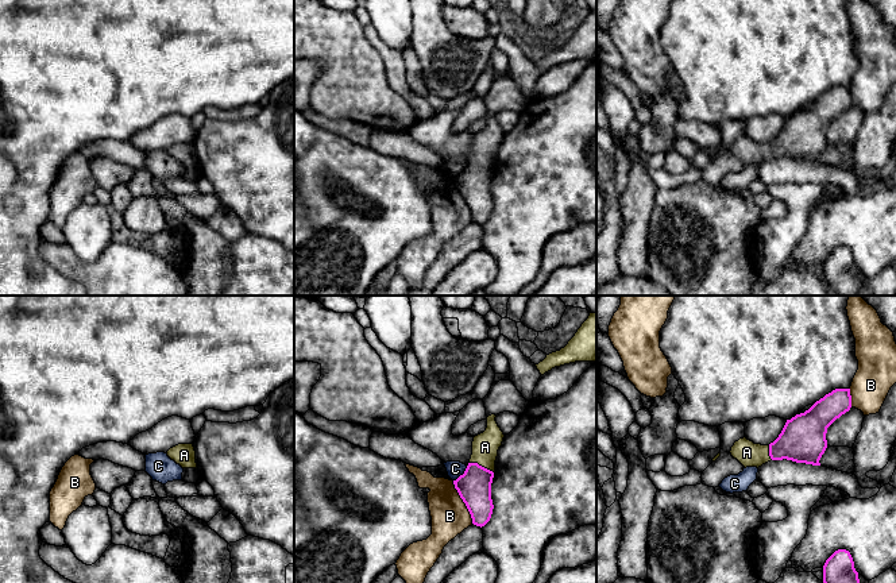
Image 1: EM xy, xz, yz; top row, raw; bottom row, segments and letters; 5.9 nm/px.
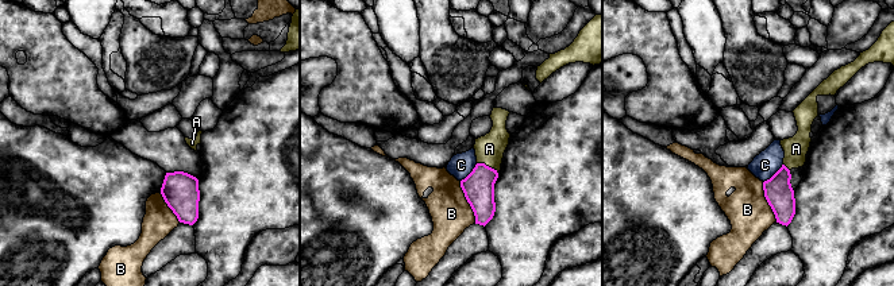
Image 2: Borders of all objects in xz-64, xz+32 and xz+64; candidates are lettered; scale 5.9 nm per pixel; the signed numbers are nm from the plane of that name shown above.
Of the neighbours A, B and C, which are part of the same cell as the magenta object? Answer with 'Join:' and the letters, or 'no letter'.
Join: A

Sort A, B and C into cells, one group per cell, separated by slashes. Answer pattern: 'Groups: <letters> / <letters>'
Groups: A / B / C

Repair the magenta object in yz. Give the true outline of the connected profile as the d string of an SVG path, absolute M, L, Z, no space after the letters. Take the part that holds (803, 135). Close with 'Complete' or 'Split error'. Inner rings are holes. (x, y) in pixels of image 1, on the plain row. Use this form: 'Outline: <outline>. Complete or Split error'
Outline: M835 86L804 111L787 117L779 135L769 143L754 142L744 135L734 140L730 151L745 166L758 166L783 157L820 163L819 158L827 146L827 126L850 105L850 86Z. Split error

